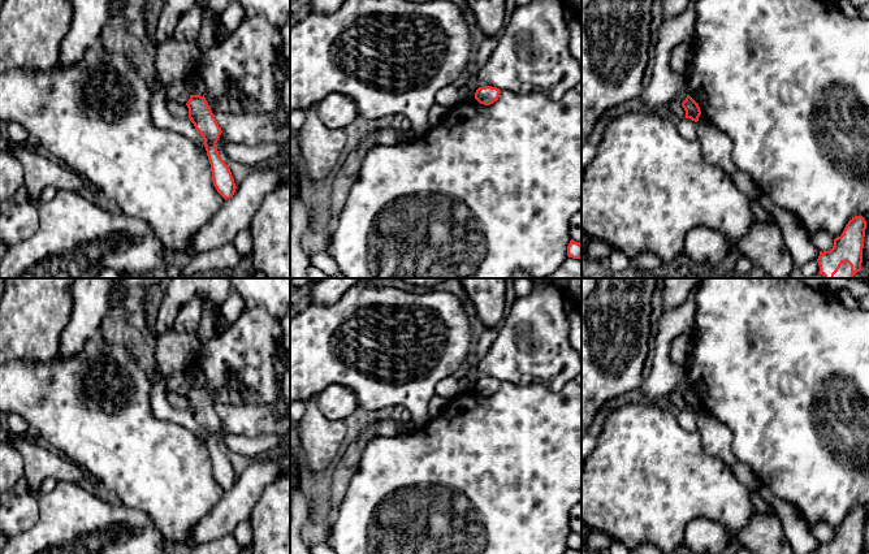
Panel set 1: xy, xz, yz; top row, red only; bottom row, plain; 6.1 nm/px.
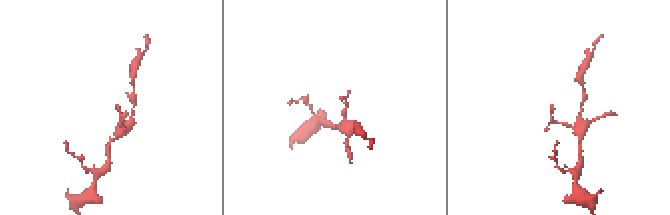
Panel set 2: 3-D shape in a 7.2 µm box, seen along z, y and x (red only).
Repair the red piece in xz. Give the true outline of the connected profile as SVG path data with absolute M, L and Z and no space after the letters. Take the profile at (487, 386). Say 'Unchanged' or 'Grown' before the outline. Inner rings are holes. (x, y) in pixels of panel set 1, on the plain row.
Unchanged. M492 377L479 378L475 384L475 390L484 397L490 397L498 391L501 381Z

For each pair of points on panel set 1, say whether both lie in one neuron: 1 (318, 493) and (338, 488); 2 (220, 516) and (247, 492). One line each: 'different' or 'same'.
1: different
2: same

